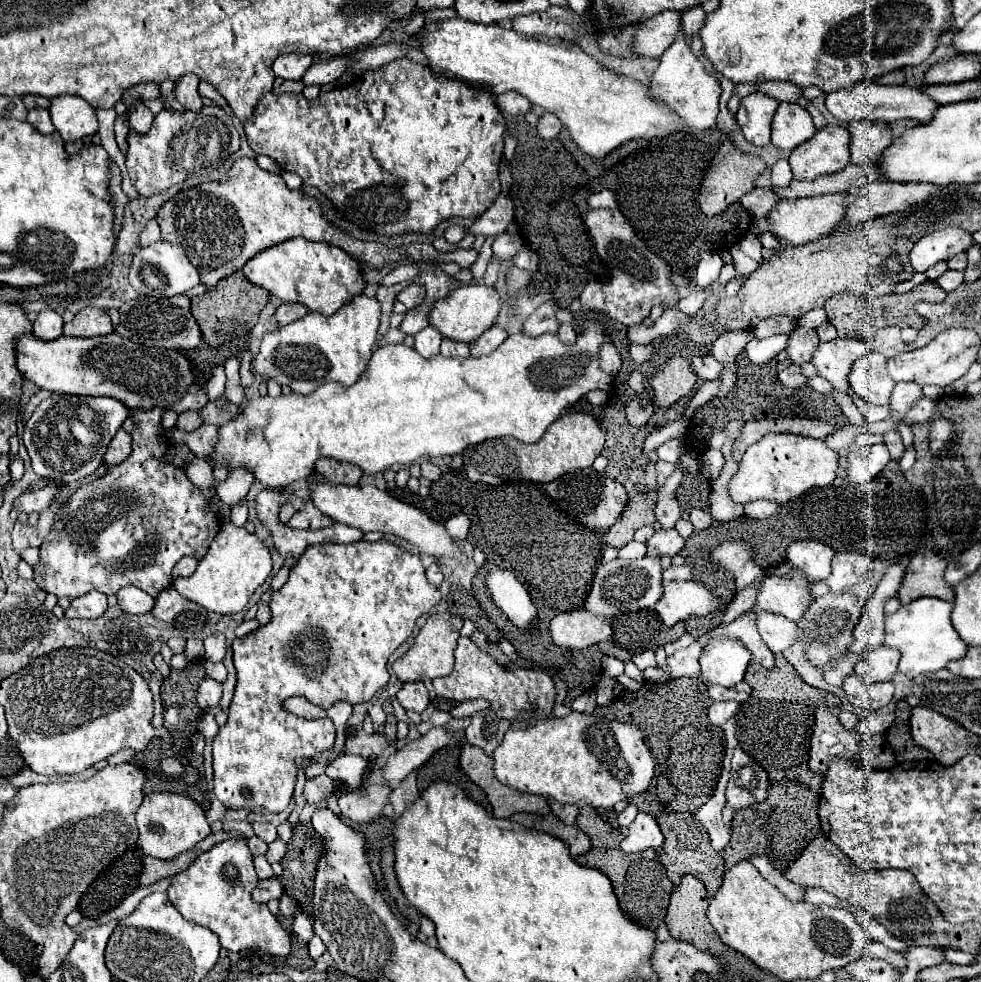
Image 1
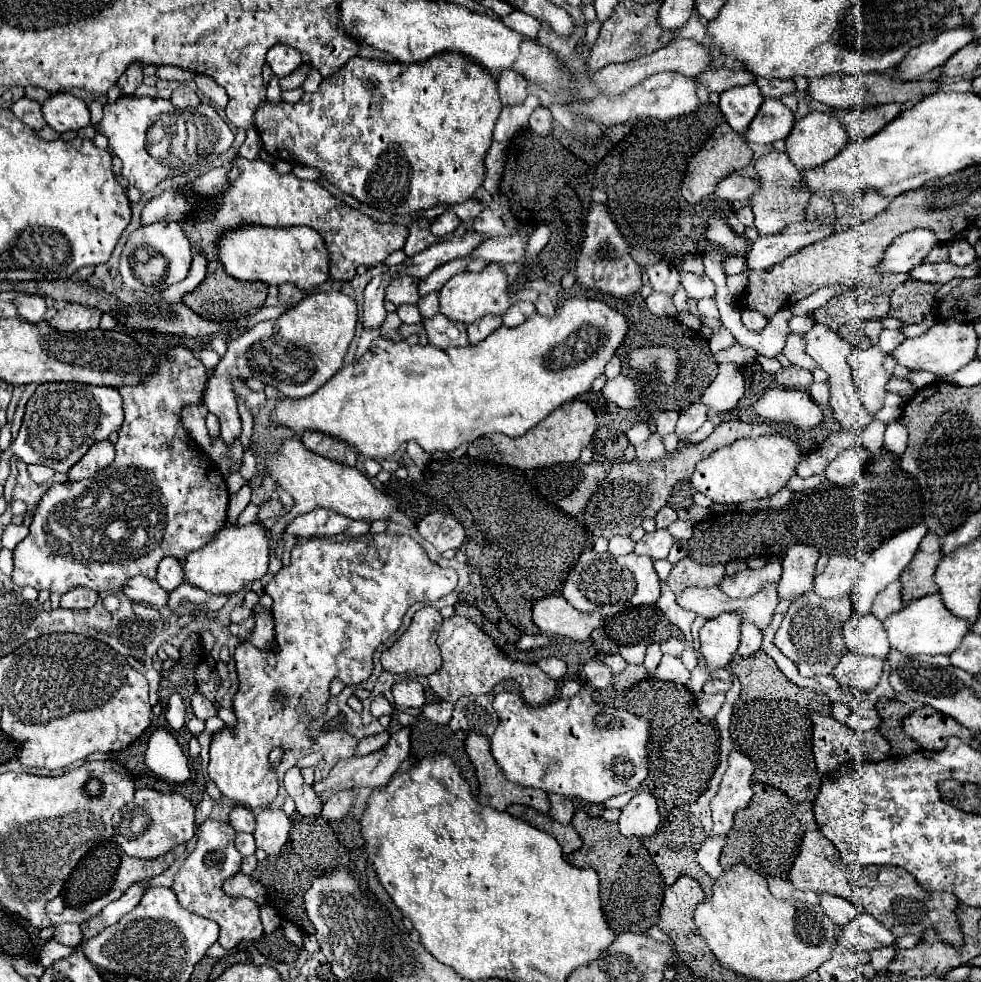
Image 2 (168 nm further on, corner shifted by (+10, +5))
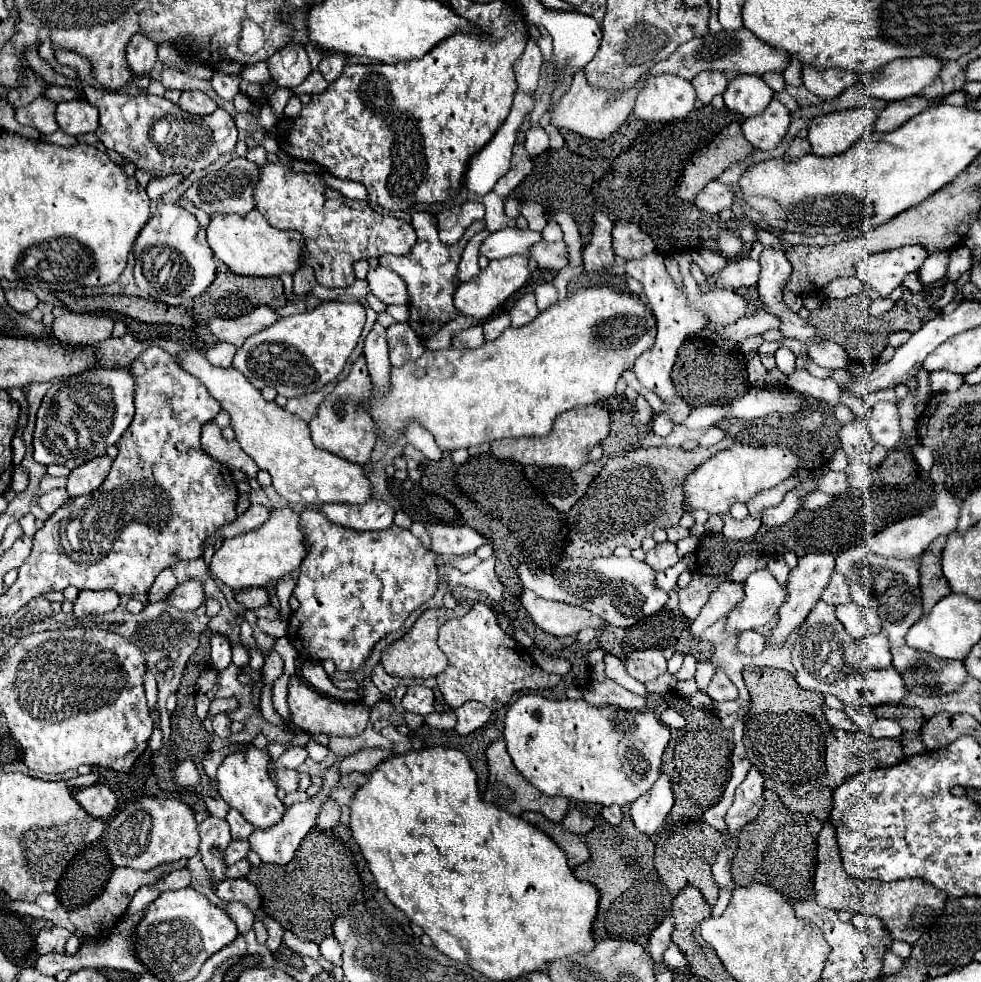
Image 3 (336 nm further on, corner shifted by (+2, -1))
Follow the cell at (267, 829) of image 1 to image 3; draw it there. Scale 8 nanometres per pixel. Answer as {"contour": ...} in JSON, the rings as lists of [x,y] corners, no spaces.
{"contour":[[[230,808],[230,812],[226,814],[226,820],[228,820],[228,824],[230,824],[232,840],[246,840],[246,836],[250,836],[250,832],[254,830],[254,826],[248,824],[238,810],[232,810],[232,808]]]}

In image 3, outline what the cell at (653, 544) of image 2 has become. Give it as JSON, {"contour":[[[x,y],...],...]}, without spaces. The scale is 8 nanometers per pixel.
{"contour":[[[672,542],[656,544],[656,548],[652,548],[650,552],[646,552],[646,564],[652,566],[656,572],[674,566],[678,560],[680,558],[676,554],[676,544],[672,544]]]}

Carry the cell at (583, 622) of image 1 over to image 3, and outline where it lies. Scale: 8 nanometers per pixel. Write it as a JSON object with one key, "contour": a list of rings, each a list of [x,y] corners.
{"contour":[[[524,590],[520,596],[520,602],[530,614],[532,622],[540,626],[544,632],[554,636],[570,636],[588,626],[592,628],[604,626],[604,620],[594,616],[592,612],[580,606],[572,606],[556,600],[544,600],[532,590]]]}

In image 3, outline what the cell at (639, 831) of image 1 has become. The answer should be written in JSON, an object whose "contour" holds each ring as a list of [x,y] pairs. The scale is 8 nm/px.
{"contour":[[[662,772],[660,778],[654,782],[654,786],[630,806],[630,816],[640,832],[652,836],[664,824],[672,804],[674,794],[670,776]]]}

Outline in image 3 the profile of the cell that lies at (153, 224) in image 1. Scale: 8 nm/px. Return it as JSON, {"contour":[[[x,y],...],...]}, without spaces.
{"contour":[[[234,158],[218,172],[212,172],[204,176],[202,180],[194,182],[186,192],[184,198],[190,198],[200,210],[214,214],[214,212],[226,212],[226,214],[248,214],[254,208],[254,188],[260,180],[260,168],[246,160],[246,158]]]}

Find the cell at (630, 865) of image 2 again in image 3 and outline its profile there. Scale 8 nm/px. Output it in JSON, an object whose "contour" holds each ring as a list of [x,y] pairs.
{"contour":[[[624,818],[620,826],[598,822],[594,832],[586,834],[590,860],[574,868],[574,876],[582,882],[590,882],[600,892],[598,914],[592,924],[592,932],[598,938],[632,940],[642,946],[648,944],[652,930],[670,912],[670,892],[658,880],[654,870],[654,844],[650,836],[638,832],[630,818]]]}

